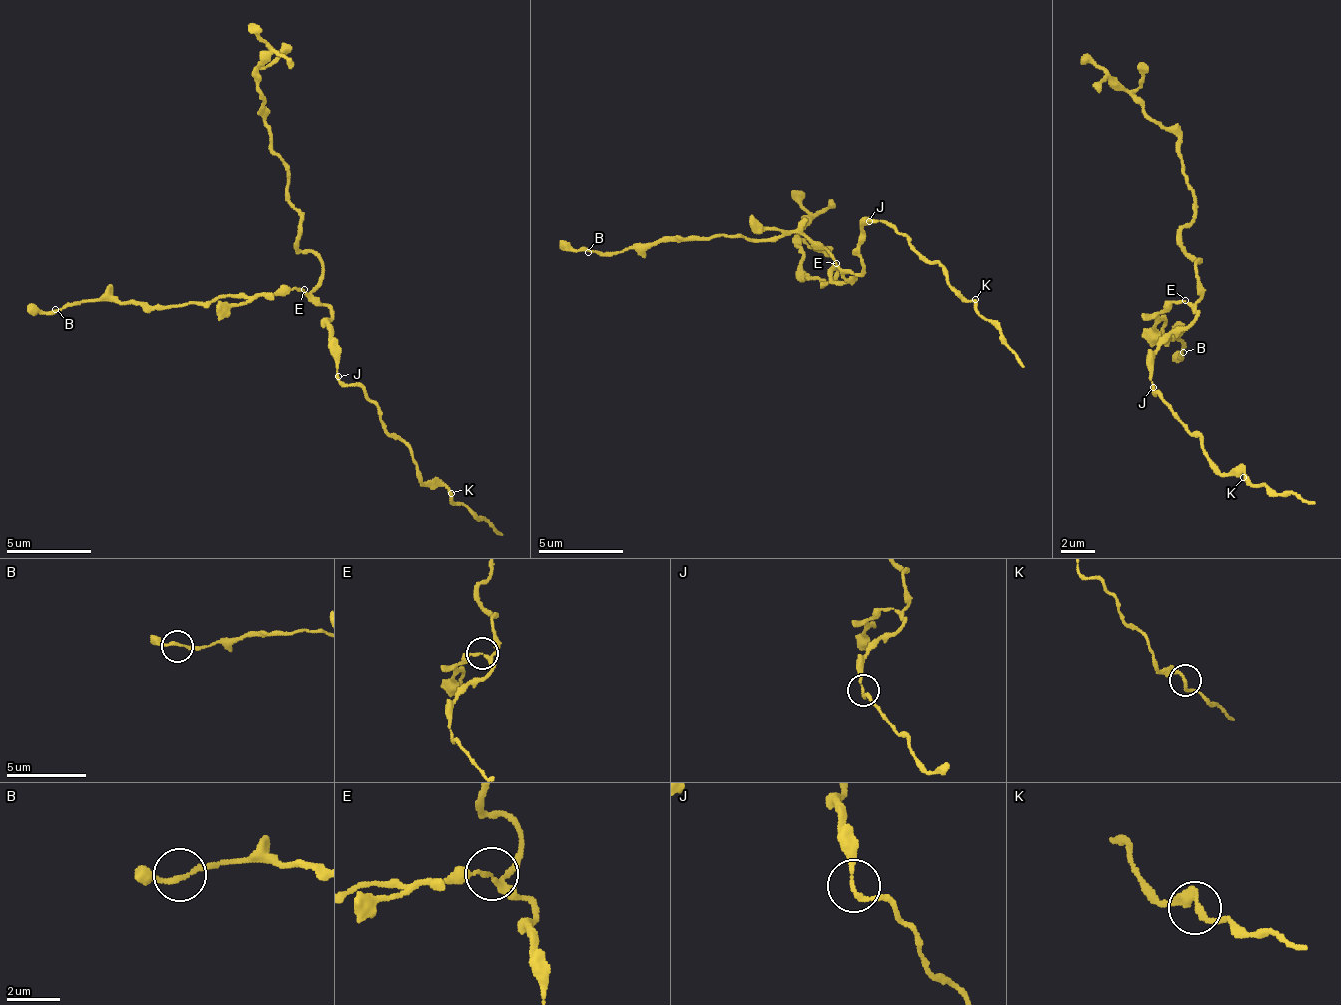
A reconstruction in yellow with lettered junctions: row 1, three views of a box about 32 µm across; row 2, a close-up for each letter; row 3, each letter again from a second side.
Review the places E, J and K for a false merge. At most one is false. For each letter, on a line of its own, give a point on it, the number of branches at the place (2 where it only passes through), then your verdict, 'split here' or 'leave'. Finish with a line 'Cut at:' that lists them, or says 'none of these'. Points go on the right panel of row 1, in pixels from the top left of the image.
E: (1185, 300) | 3 | leave
J: (1153, 387) | 2 | leave
K: (1243, 477) | 2 | leave
Cut at: none of these

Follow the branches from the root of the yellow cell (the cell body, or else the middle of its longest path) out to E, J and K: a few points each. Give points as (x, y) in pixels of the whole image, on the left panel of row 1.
E: (331, 314), (327, 306), (318, 306), (305, 288)
J: (331, 314), (326, 328), (338, 343), (338, 376)
K: (331, 314), (326, 328), (338, 343), (338, 376), (359, 385), (381, 422), (411, 450), (420, 482), (451, 493)

